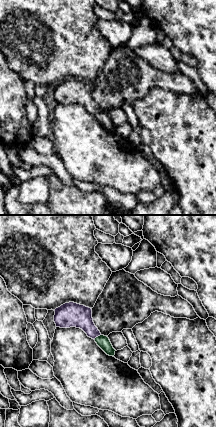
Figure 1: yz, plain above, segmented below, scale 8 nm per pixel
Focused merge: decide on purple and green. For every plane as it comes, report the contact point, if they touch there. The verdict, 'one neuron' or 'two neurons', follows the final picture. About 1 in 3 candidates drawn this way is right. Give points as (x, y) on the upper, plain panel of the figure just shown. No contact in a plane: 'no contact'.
(97, 112)

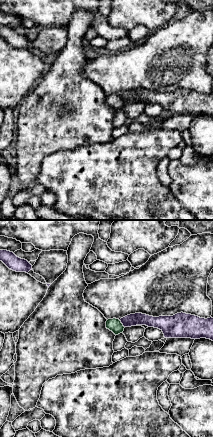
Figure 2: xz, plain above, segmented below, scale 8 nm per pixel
(122, 99)

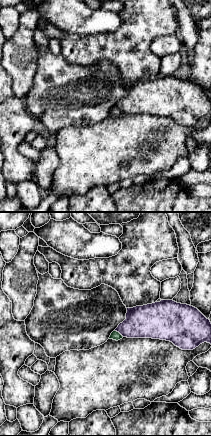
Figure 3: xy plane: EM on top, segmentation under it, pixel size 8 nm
(119, 108)

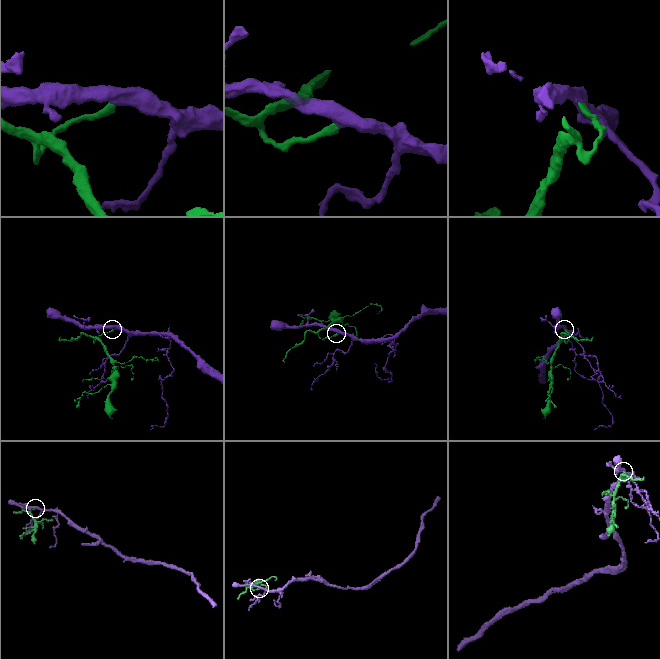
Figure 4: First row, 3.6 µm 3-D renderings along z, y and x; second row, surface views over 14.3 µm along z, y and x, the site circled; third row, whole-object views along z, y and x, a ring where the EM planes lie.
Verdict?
two neurons

